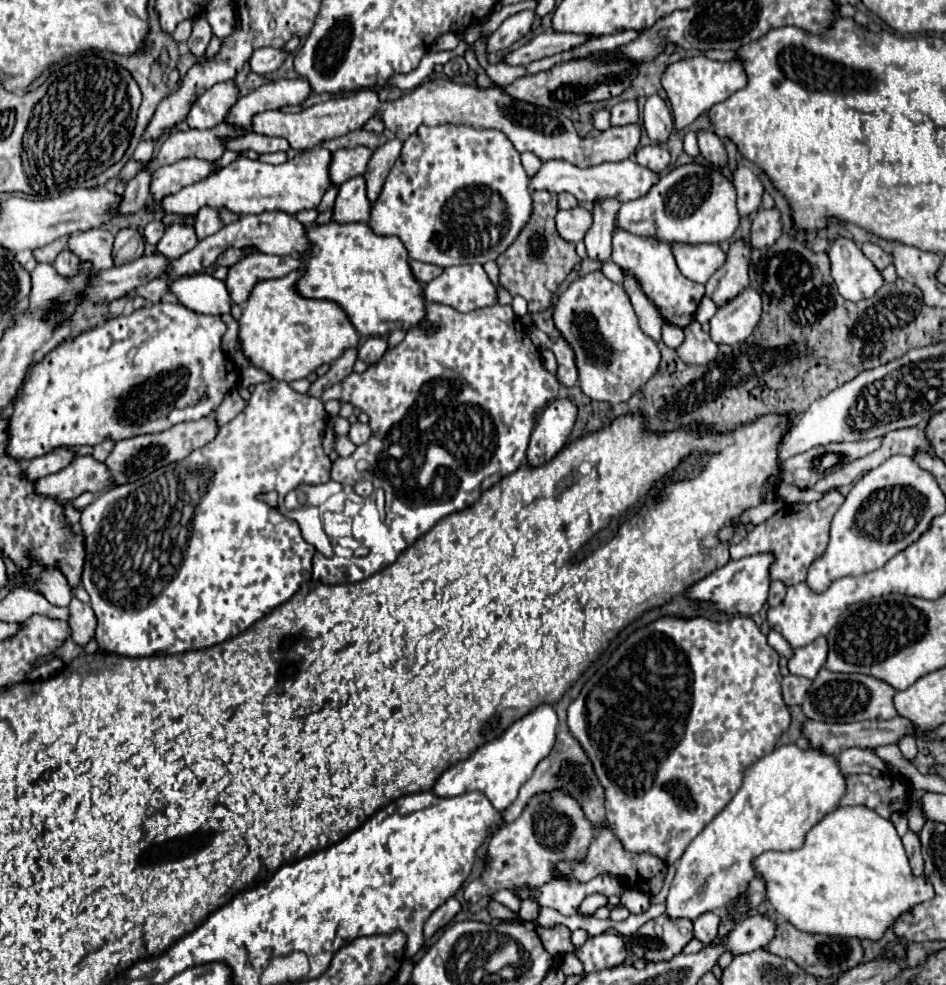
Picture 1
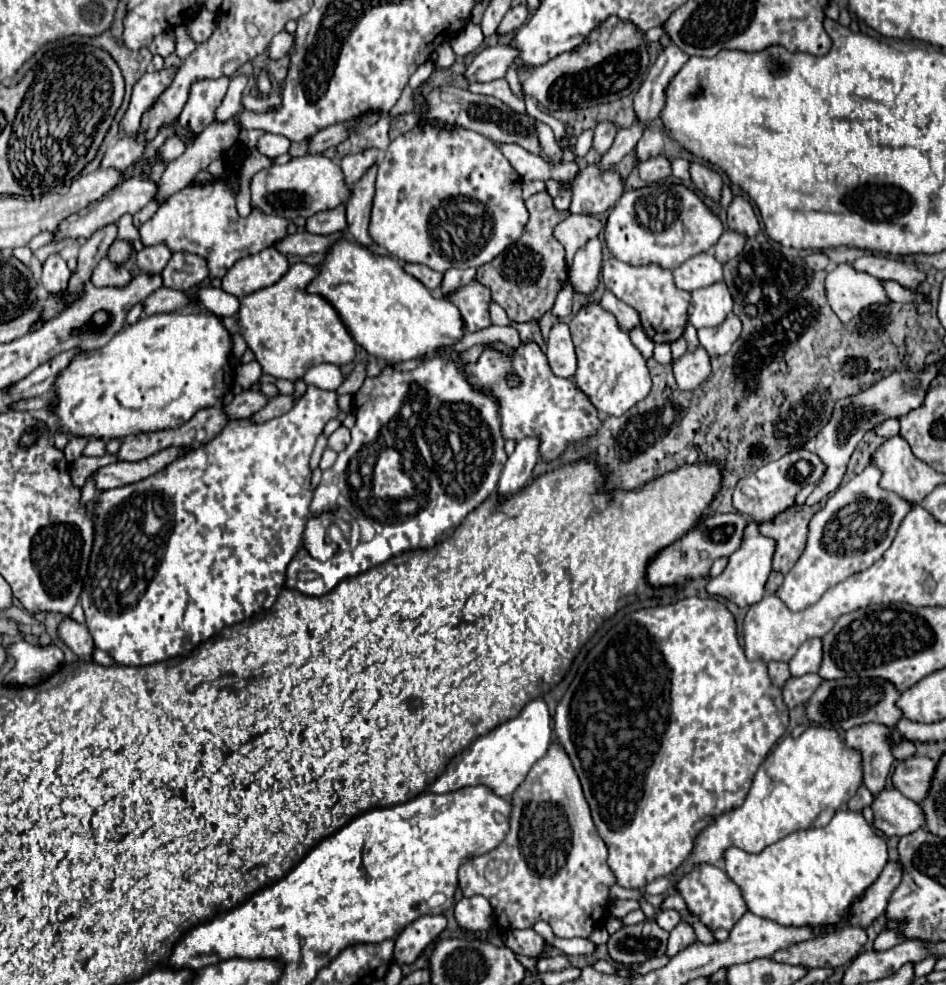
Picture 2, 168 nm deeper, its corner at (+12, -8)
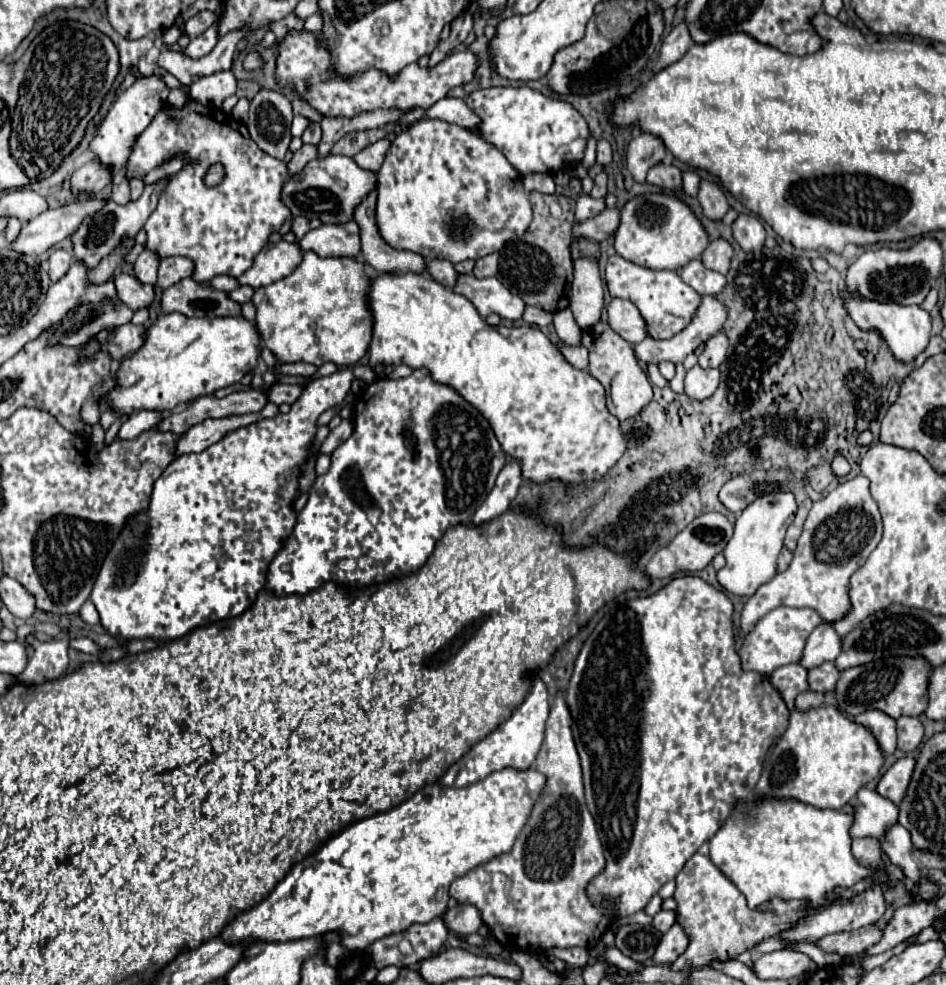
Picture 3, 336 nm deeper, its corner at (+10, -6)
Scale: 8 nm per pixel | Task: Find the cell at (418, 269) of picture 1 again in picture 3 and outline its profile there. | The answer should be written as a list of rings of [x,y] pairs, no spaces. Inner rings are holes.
[[[430,260],[426,262],[426,270],[444,288],[452,288],[452,282],[456,282],[456,276],[458,276],[454,266],[448,260]]]

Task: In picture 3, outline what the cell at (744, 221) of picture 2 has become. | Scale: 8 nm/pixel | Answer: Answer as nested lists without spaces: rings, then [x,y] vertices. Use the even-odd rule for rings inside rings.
[[[738,214],[738,218],[732,224],[732,232],[738,244],[742,246],[742,250],[758,250],[764,246],[764,238],[766,238],[764,226],[758,218],[750,214]]]

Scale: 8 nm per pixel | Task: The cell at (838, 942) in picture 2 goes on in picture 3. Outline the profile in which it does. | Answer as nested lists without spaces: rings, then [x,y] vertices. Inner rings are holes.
[[[864,926],[852,932],[838,932],[838,934],[824,936],[822,940],[816,942],[816,946],[822,948],[824,952],[838,952],[840,956],[854,956],[854,954],[864,952],[872,944],[876,944],[880,936],[882,936],[882,930],[878,930],[876,926]]]

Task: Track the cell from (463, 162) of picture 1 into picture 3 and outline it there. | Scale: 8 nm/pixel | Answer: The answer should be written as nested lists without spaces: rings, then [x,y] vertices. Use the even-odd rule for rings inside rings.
[[[422,118],[396,136],[378,170],[376,190],[376,226],[380,236],[392,248],[416,252],[426,260],[440,258],[458,264],[484,258],[520,238],[532,222],[532,208],[522,184],[522,174],[480,134],[444,120]]]

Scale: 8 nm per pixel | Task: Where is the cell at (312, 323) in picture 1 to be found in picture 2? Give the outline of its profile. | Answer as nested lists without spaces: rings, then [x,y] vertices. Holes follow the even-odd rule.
[[[292,264],[276,284],[240,300],[238,322],[244,328],[244,340],[256,354],[264,374],[296,382],[314,364],[328,362],[344,366],[354,360],[356,342],[336,308],[324,296],[306,290],[316,276],[318,268],[310,264]]]

